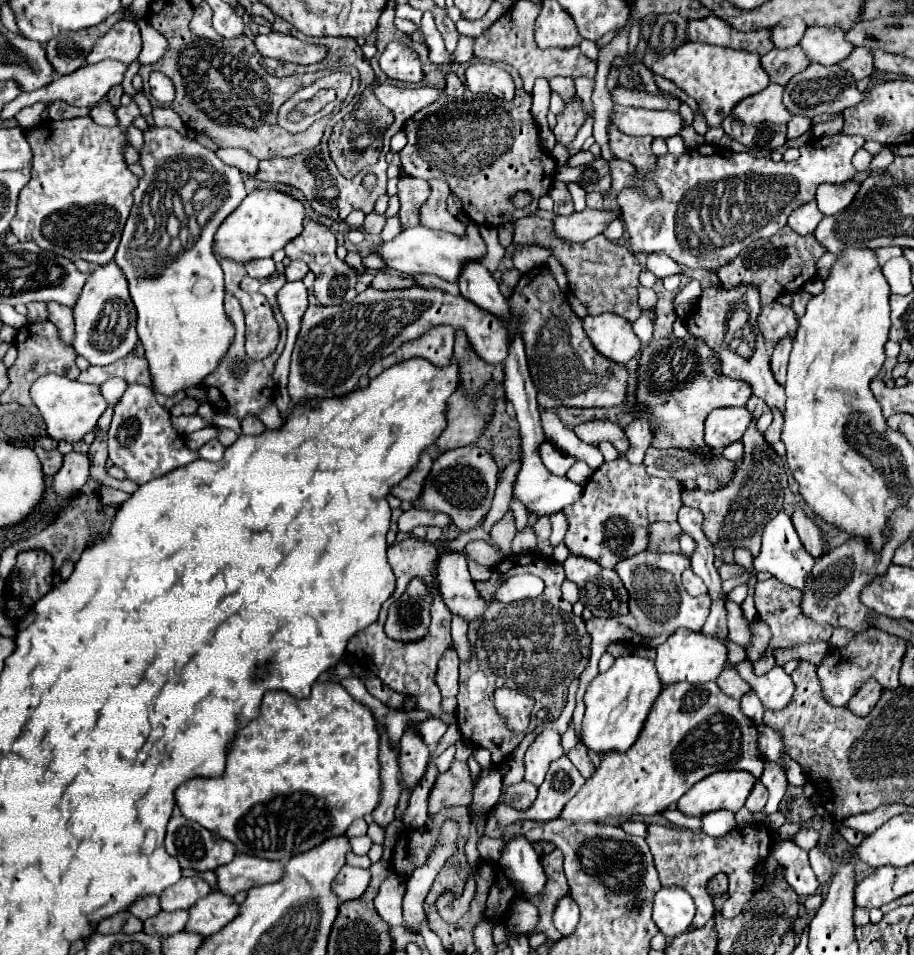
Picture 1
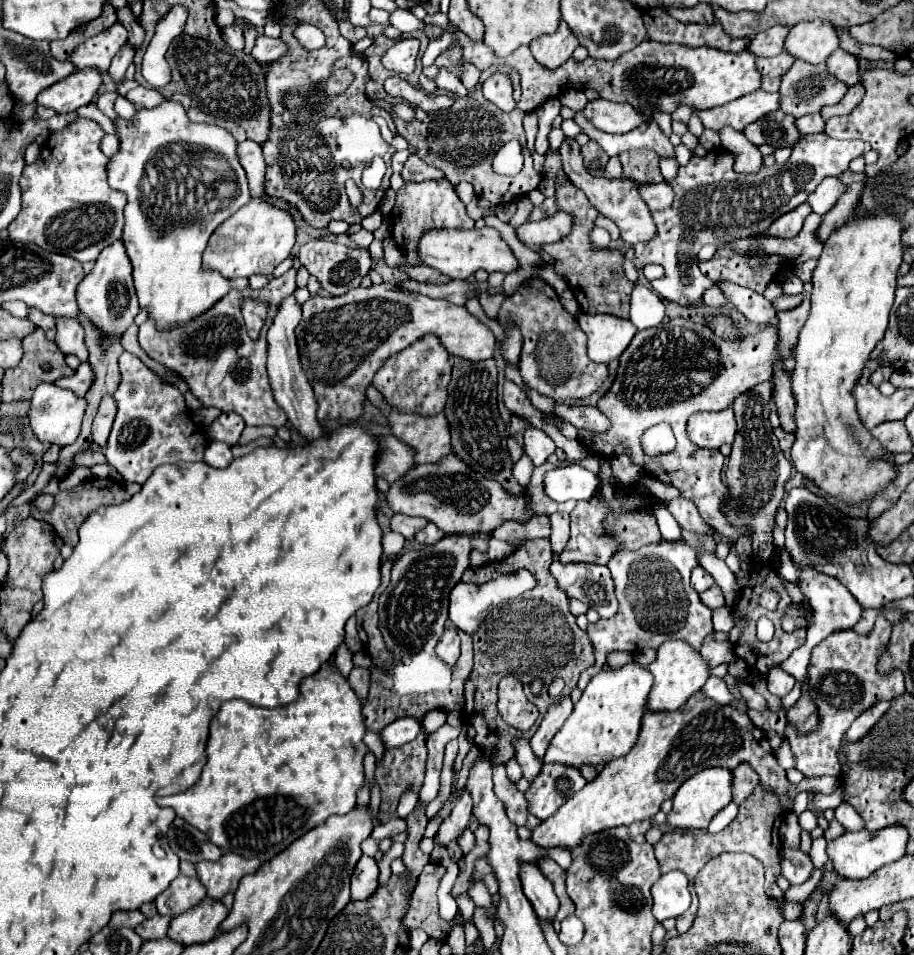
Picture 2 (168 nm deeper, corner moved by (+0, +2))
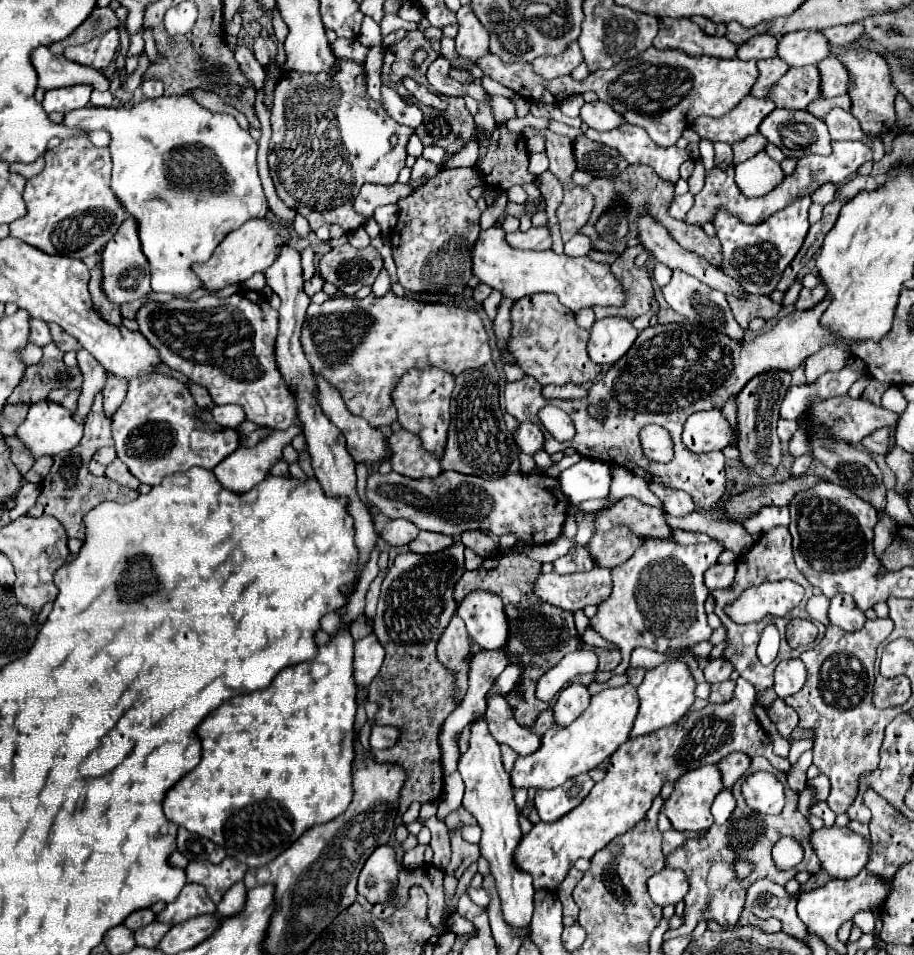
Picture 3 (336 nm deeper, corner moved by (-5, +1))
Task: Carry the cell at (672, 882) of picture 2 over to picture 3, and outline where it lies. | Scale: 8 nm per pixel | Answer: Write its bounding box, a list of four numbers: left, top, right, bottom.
[647,869,689,907]

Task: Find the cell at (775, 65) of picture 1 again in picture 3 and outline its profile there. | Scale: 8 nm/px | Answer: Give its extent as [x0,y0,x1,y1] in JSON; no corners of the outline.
[751,57,789,97]

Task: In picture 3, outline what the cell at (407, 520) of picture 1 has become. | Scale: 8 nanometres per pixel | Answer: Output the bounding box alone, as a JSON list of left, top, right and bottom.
[381,519,419,547]

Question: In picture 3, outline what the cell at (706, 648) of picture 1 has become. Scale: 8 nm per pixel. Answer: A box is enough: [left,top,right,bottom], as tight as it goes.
[631,659,697,737]

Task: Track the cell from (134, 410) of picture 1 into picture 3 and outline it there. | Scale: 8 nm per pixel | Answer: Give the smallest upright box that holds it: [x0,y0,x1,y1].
[111,375,241,485]

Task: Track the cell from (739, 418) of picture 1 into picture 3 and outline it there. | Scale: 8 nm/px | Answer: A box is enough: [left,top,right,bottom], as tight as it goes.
[683,409,733,453]

